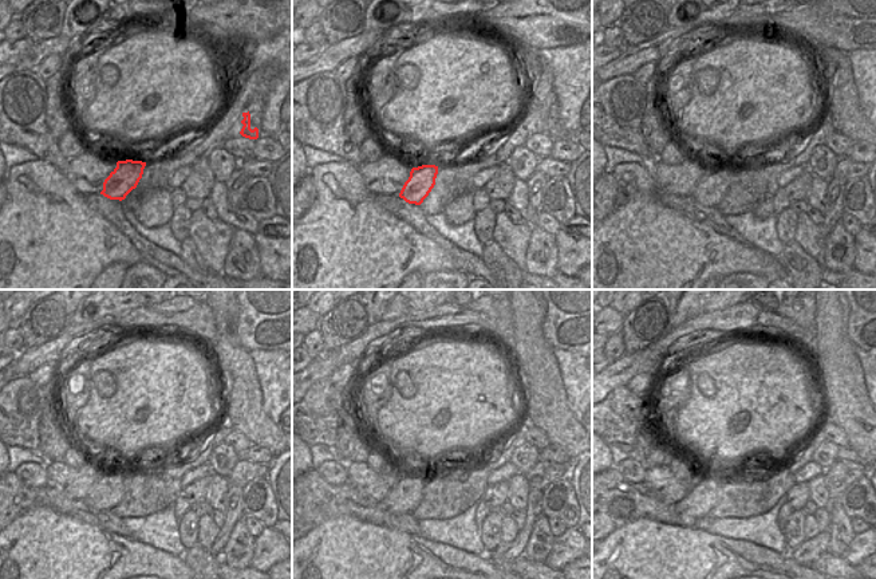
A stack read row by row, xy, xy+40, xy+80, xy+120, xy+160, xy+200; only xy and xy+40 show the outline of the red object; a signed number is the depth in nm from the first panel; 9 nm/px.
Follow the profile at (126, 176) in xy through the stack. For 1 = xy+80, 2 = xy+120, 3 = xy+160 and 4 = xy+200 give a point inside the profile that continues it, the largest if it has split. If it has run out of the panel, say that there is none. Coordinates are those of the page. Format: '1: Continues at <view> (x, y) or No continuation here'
1: Continues at xy+80 (713, 186)
2: Continues at xy+120 (107, 492)
3: Continues at xy+160 (405, 496)
4: Continues at xy+200 (703, 496)

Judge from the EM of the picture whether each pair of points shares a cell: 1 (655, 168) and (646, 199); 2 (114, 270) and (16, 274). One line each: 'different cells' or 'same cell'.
1: different cells
2: different cells

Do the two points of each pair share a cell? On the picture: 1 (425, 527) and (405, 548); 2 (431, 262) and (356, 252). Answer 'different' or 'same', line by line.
1: different
2: same

